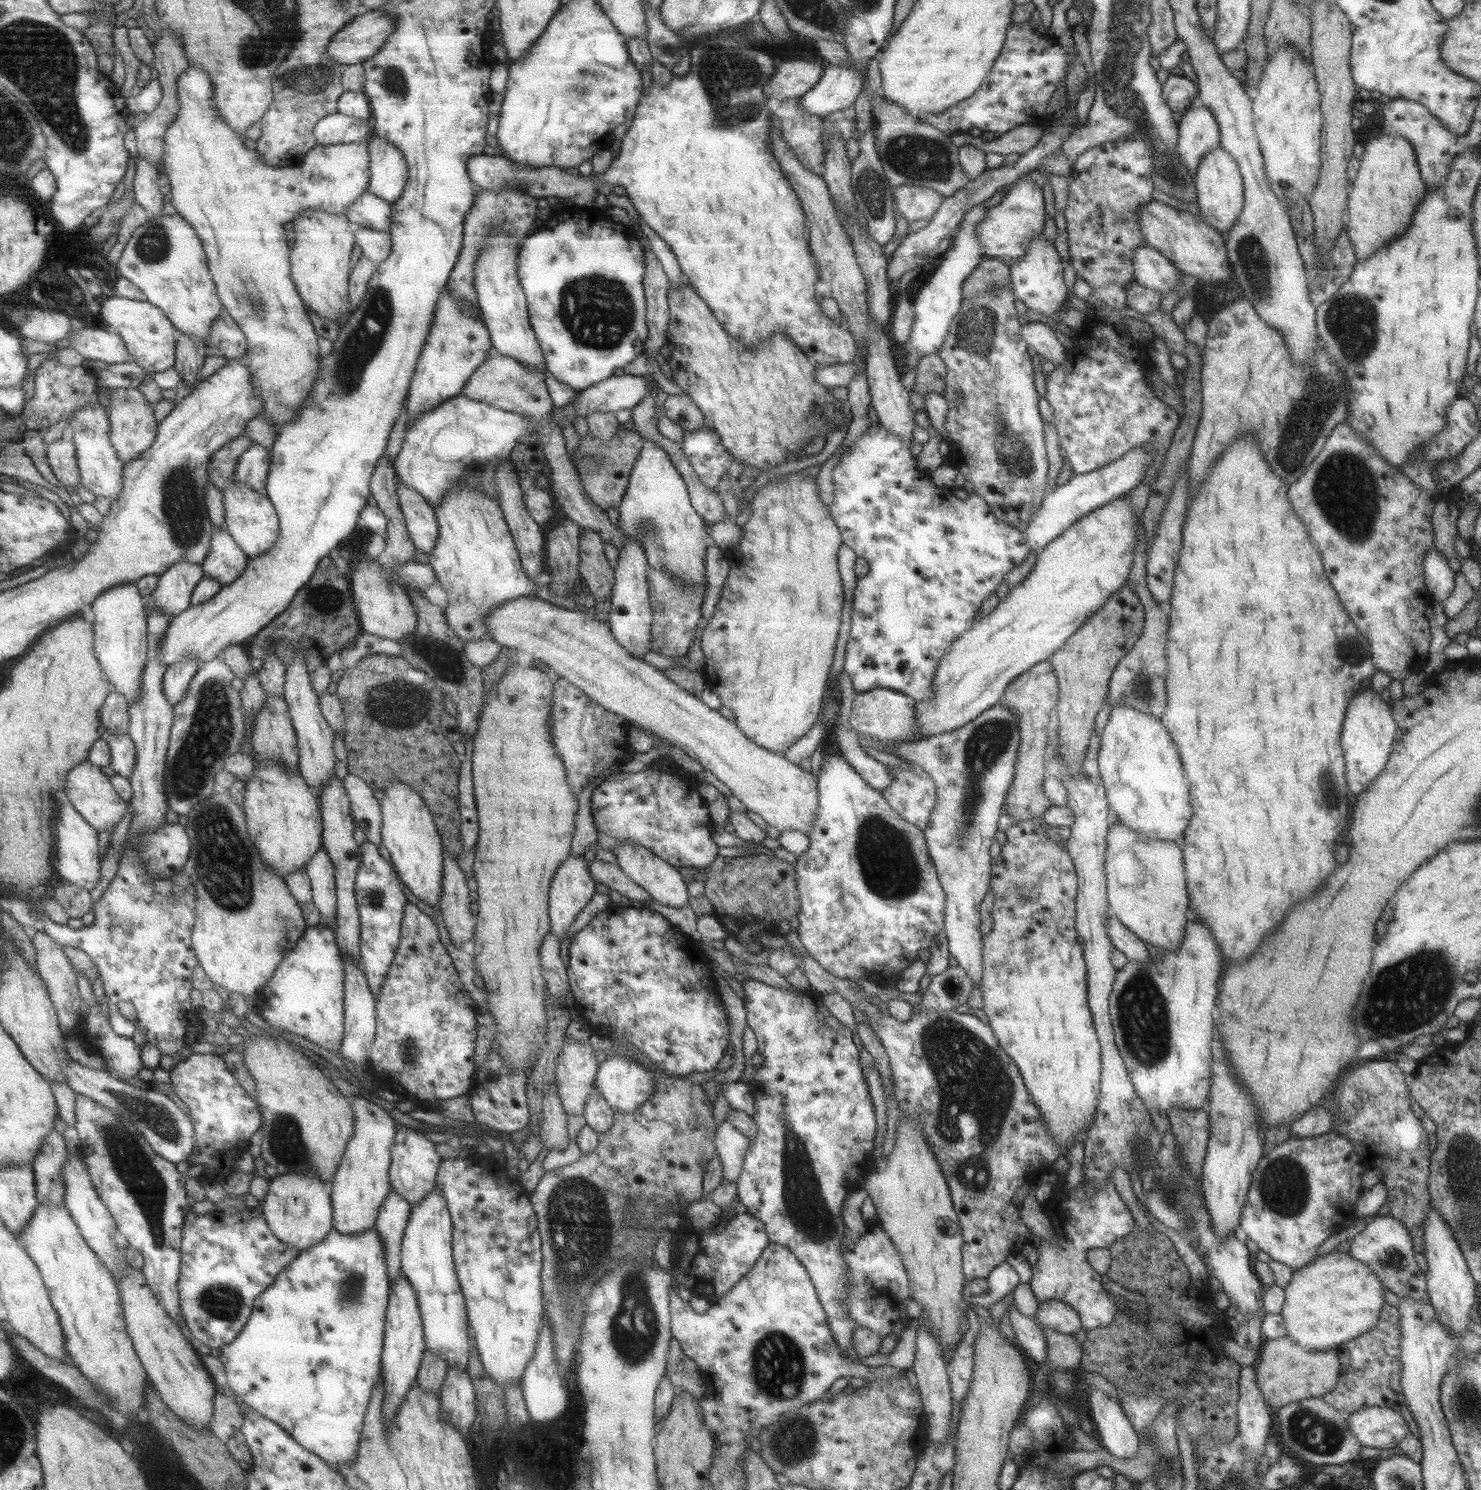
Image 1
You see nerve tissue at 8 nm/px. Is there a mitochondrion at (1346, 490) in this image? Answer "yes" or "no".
yes

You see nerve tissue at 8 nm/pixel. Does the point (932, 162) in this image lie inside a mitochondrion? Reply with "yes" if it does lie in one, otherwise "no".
yes

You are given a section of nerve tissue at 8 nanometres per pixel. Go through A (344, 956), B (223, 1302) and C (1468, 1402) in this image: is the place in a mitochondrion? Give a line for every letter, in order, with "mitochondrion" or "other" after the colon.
A: other
B: mitochondrion
C: mitochondrion

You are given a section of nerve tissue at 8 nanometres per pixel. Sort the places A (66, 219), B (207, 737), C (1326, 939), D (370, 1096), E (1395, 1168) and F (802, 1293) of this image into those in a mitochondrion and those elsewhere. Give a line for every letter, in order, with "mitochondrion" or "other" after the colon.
A: other
B: mitochondrion
C: other
D: other
E: other
F: other

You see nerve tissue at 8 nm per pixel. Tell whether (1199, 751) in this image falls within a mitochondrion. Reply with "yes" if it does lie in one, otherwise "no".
no

